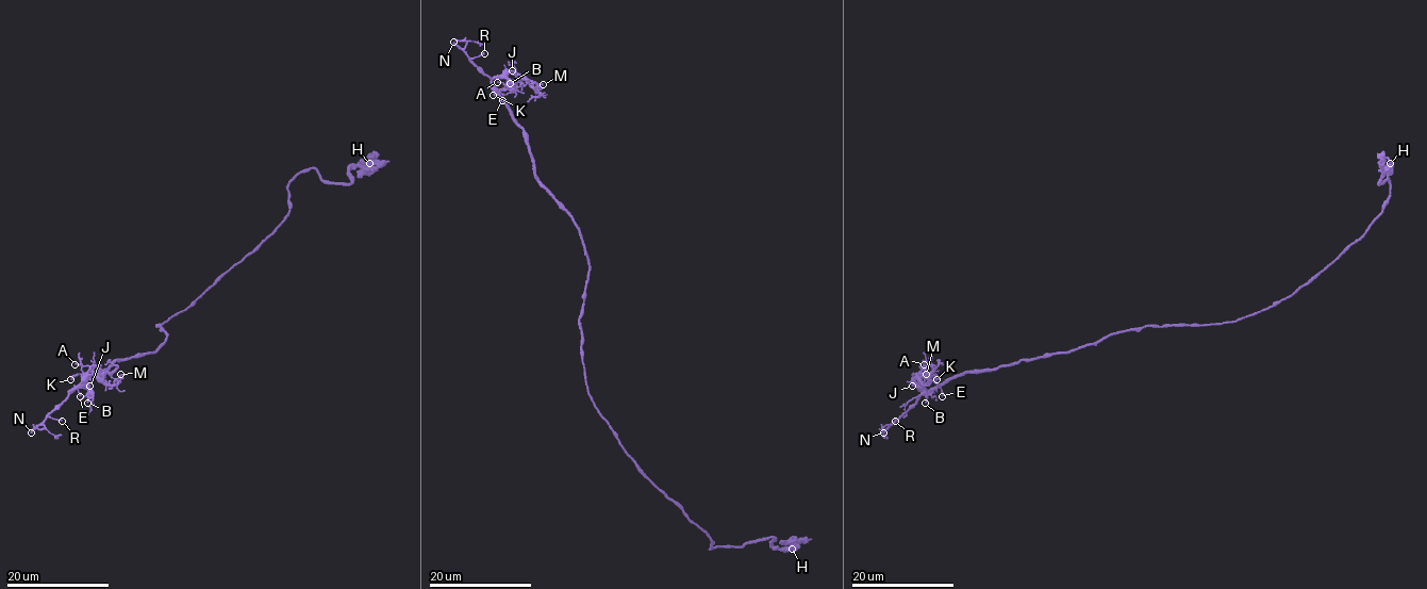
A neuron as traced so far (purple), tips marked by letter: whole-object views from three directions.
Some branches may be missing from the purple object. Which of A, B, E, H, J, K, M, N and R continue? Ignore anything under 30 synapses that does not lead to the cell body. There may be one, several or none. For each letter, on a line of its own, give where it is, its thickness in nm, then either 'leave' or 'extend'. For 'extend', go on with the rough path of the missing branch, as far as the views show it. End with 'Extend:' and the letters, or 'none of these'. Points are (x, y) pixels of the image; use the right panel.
A: at (924, 364); 100 nm thick; leave
B: at (925, 403); 170 nm thick; leave
E: at (942, 396); 100 nm thick; leave
H: at (1390, 163); 100 nm thick; leave
J: at (912, 386); 100 nm thick; leave
K: at (936, 379); 110 nm thick; leave
M: at (926, 374); 110 nm thick; leave
N: at (883, 432); 200 nm thick; extend
R: at (895, 421); 160 nm thick; leave
Extend: N

